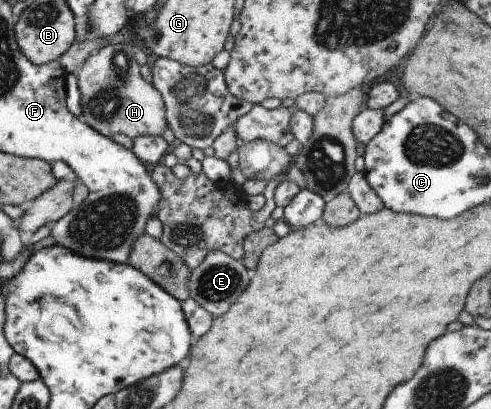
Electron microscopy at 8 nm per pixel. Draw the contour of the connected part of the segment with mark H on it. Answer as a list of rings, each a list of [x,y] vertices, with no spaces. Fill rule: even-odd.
[[[122,42],[108,44],[91,53],[76,72],[81,95],[81,117],[106,137],[123,134],[134,140],[138,136],[161,136],[170,126],[164,96],[140,74],[136,51],[137,45]]]

